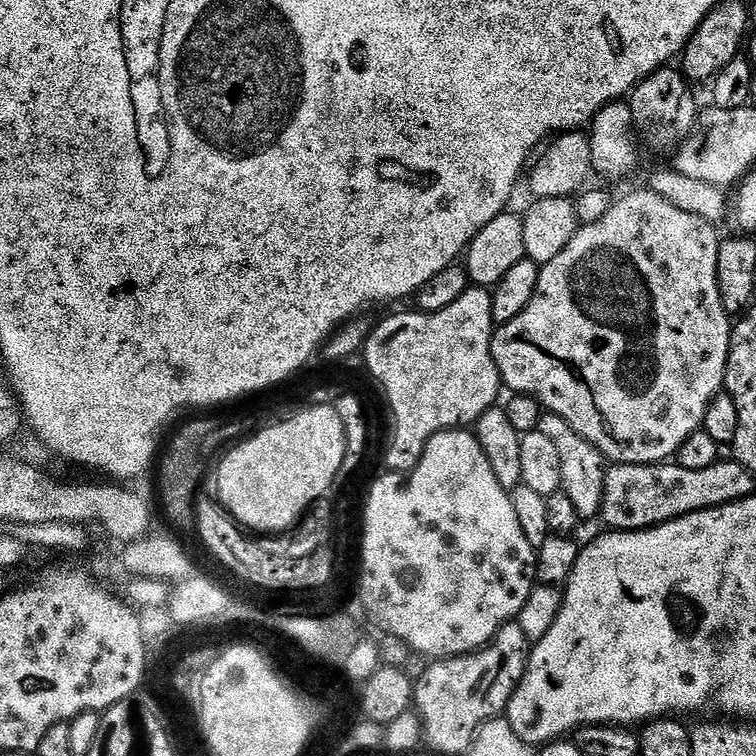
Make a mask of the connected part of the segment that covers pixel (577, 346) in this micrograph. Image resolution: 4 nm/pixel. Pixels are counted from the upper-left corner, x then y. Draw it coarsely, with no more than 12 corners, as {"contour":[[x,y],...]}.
{"contour":[[651,190],[501,324],[503,387],[612,464],[721,395],[722,236]]}

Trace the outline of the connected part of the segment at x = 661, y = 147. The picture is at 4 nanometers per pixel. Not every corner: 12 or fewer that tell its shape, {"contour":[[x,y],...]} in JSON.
{"contour":[[665,66],[627,97],[637,133],[675,153],[698,107],[683,71]]}

